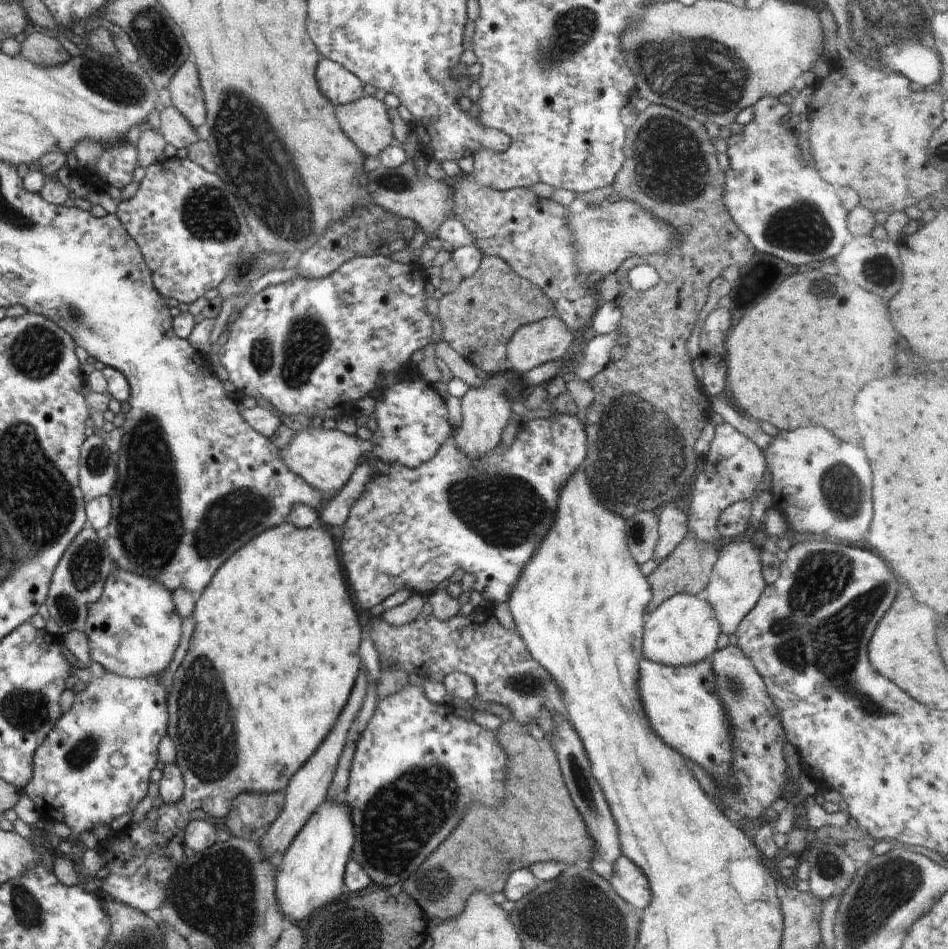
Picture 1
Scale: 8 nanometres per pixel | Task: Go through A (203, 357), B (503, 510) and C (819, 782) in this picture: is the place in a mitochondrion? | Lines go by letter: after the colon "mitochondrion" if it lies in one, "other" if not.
A: other
B: mitochondrion
C: other

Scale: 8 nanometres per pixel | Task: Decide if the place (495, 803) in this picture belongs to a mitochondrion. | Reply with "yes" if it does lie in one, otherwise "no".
no

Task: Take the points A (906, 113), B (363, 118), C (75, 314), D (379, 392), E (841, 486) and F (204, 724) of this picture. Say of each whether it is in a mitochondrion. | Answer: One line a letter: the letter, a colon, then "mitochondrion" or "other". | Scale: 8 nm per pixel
A: other
B: other
C: mitochondrion
D: other
E: mitochondrion
F: mitochondrion

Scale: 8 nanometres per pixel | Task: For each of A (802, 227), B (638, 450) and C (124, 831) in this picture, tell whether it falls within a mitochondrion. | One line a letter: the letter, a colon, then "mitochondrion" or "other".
A: mitochondrion
B: mitochondrion
C: other

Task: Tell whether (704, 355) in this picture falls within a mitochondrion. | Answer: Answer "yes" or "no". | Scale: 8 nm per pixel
no

